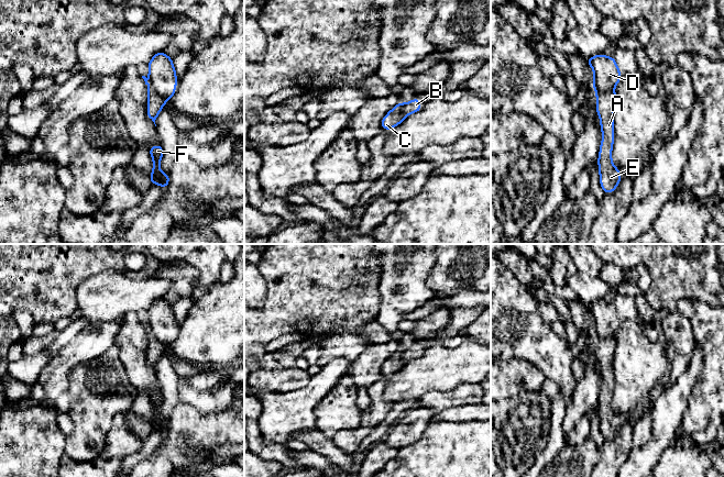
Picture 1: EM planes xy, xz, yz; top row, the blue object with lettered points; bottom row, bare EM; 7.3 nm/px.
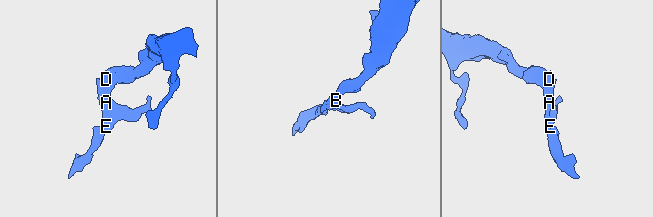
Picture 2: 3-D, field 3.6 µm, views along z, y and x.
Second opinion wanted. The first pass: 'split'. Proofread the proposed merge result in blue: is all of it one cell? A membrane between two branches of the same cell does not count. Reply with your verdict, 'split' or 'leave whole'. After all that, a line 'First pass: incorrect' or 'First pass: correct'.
split
First pass: correct

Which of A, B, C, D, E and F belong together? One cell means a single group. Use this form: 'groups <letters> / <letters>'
groups A C E F / B D

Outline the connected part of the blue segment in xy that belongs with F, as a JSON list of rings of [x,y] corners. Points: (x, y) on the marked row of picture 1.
[[[155,145],[149,148],[149,152],[153,158],[153,170],[149,177],[151,184],[161,185],[165,189],[169,184],[169,174],[162,174],[160,170],[161,159],[163,157],[163,147],[162,145]]]

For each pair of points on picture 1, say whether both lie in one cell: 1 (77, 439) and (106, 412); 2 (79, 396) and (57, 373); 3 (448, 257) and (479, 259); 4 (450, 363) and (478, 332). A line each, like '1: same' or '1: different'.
1: same
2: different
3: same
4: different

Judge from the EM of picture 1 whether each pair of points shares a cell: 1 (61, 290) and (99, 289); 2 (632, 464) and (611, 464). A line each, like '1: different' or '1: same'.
1: different
2: different

